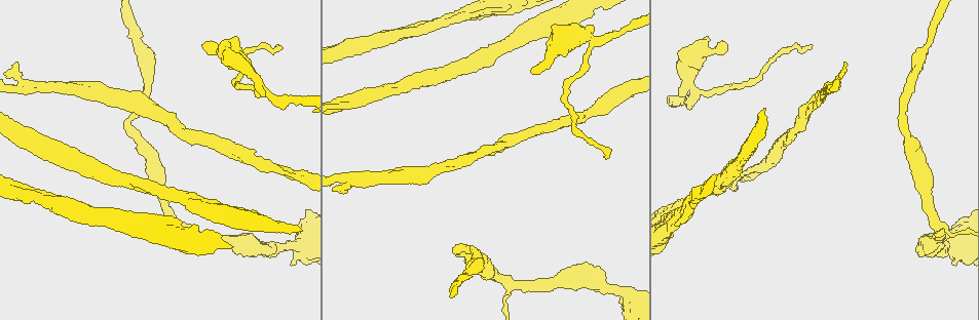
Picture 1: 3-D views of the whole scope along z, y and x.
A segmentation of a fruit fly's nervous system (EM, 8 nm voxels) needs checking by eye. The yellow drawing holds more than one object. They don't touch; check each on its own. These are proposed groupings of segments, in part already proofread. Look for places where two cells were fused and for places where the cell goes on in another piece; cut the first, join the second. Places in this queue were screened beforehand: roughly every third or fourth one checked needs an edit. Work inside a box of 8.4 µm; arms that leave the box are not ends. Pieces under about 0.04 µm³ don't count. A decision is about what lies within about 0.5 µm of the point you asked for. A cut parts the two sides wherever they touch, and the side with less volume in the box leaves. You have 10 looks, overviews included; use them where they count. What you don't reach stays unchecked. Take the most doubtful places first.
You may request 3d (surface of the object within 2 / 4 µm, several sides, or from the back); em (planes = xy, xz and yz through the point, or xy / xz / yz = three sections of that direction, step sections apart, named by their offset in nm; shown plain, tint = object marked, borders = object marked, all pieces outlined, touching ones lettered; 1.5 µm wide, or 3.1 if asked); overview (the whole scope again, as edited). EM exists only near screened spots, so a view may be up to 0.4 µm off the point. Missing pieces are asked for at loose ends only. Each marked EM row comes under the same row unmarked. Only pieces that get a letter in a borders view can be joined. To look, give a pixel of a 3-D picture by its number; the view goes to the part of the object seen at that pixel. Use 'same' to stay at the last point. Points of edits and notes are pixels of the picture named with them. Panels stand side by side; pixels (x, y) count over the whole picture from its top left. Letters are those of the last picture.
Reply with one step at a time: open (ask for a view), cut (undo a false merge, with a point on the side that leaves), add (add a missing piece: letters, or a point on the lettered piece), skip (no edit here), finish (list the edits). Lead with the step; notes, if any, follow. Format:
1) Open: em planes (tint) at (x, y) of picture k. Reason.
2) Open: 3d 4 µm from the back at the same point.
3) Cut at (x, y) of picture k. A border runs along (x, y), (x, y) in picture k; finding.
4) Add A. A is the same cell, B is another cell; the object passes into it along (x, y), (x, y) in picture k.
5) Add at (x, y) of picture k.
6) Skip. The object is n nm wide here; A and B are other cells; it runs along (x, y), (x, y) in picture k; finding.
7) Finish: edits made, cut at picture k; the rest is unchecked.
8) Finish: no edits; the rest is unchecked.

Open: 3d 4 µm at (608, 157) of picture 1.

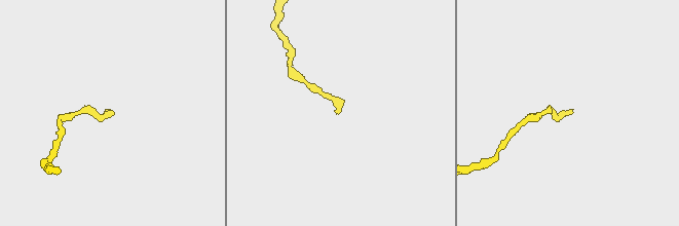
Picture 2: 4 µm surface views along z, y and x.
Open: em planes (borders) at (569, 112) of picture 2.

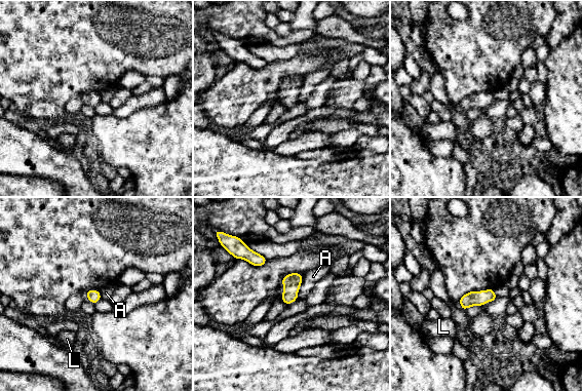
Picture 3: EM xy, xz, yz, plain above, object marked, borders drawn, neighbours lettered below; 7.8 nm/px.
Skip. A and L are other cells; a border runs along (303, 276), (297, 298) in picture 3; no lettered piece goes on from it.

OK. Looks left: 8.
Open: 3d 2 µm at (347, 191) of picture 1. Branch stops here.

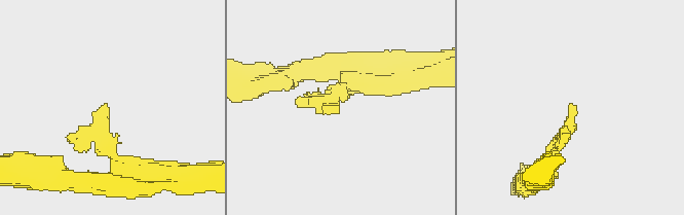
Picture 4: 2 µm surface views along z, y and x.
Open: em planes (borders) at (106, 105) of picture 4.

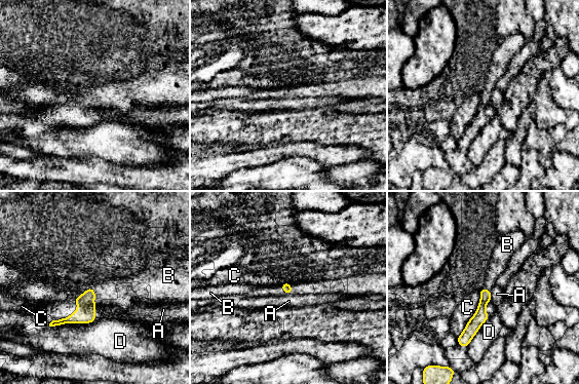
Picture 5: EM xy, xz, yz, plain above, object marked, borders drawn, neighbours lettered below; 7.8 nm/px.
Skip. A, B, C and D are other cells; no lettered piece goes on from it.

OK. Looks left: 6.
Open: 3d 2 µm at (465, 254) of picture 1.

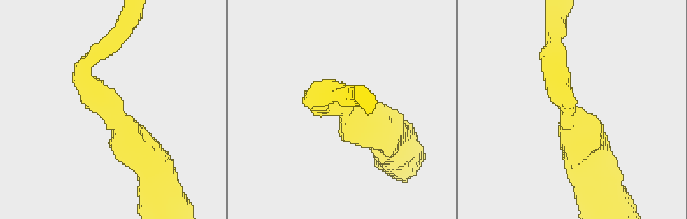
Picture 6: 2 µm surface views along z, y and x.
Open: em planes (tint) at (109, 106) of picture 6. The arms are 170, 360 nm wide.

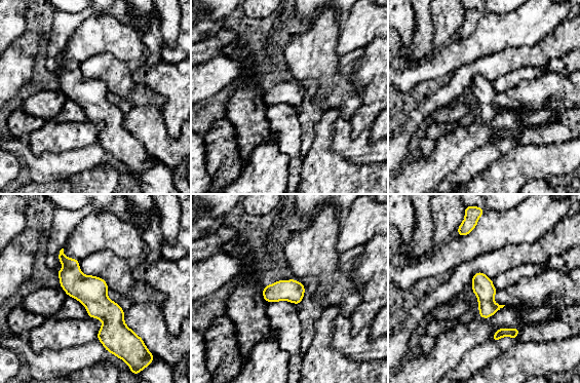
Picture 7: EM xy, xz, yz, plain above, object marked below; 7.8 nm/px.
Open: em planes (borders) at the same point. See the neighbours.

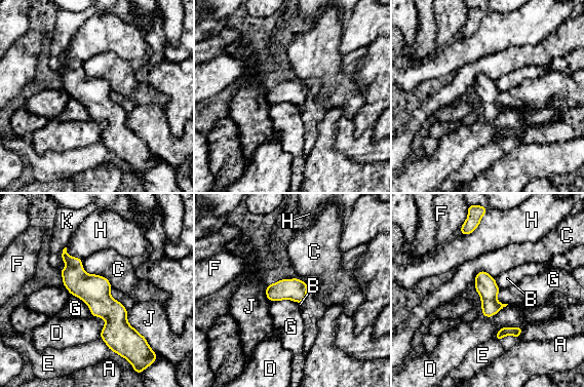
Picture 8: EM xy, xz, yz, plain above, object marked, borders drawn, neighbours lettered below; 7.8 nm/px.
Skip. The longest contact is with C, 320 nm; A, B, C, D, E, F, G, H, J and K are other cells; it runs along (64, 254), (116, 316), (117, 349) in picture 8; all the same cell.

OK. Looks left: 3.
Open: em planes (borders) at (202, 46) of picture 1. Free end.

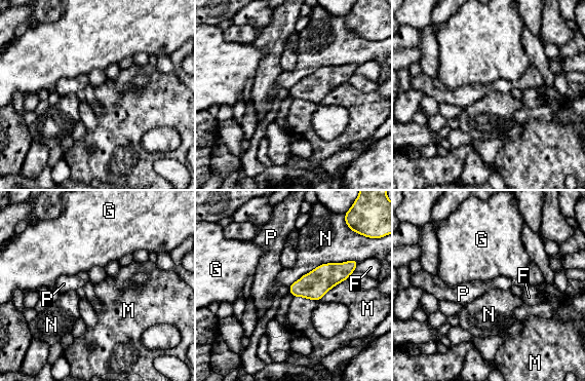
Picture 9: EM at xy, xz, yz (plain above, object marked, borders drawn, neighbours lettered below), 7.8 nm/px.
Skip. The object is 220 nm wide here; the longest contact is with N, 600 nm; F, G, M, N and P are other cells; none of them fits.

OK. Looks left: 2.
Finish: no edits; the rest is unchecked.

